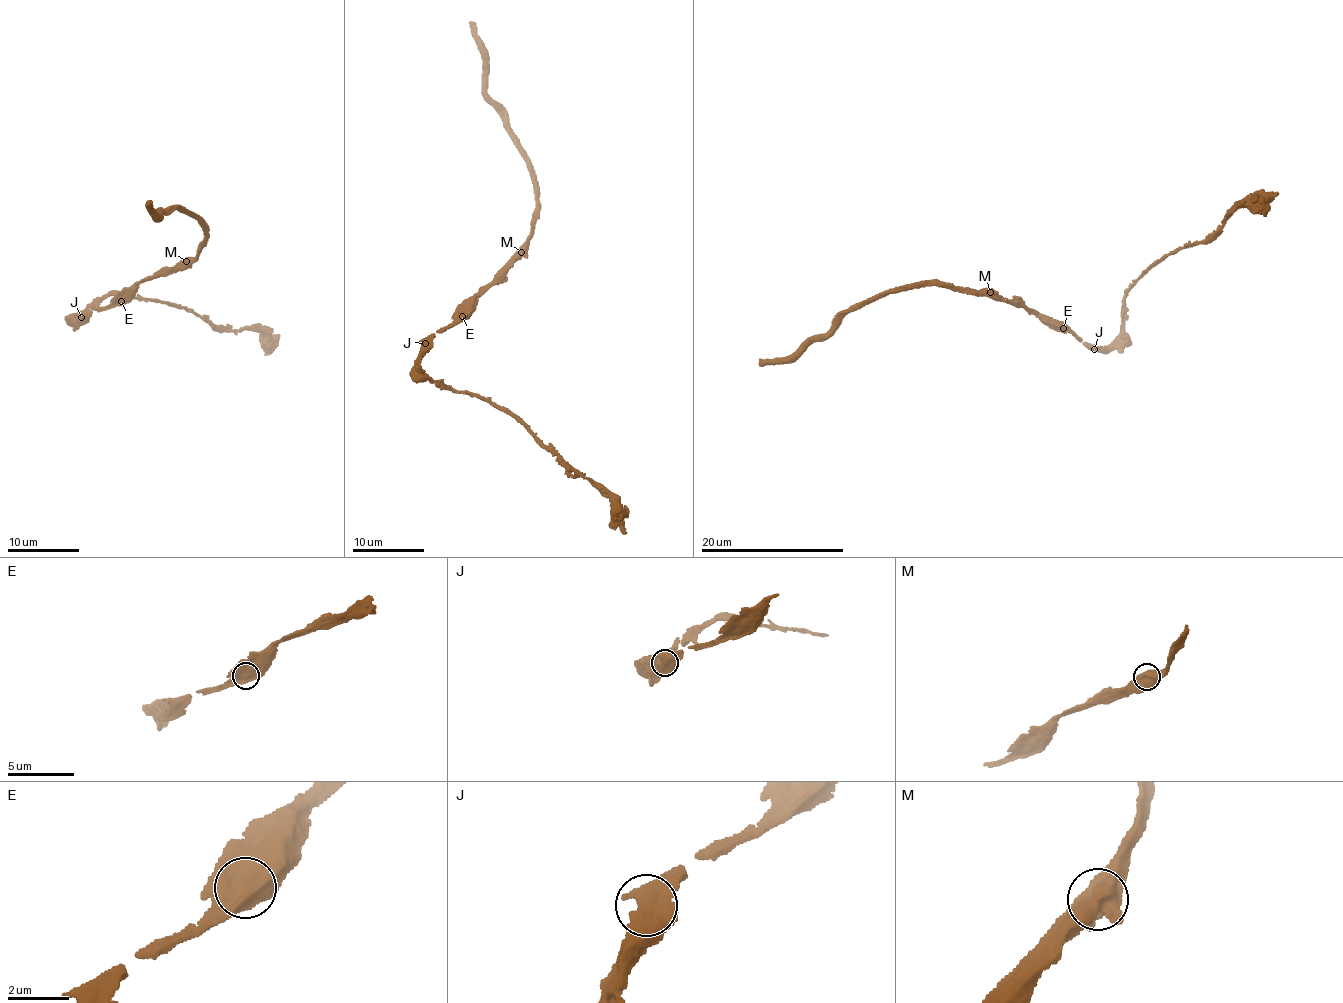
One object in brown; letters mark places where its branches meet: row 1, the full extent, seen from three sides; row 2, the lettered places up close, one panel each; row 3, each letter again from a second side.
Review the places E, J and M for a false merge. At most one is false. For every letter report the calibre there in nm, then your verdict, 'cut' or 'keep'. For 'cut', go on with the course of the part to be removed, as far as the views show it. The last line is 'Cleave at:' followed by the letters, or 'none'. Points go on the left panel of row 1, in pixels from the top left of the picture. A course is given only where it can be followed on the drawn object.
E: 600 nm | keep
J: 650 nm | keep
M: 650 nm | keep
Cleave at: none

